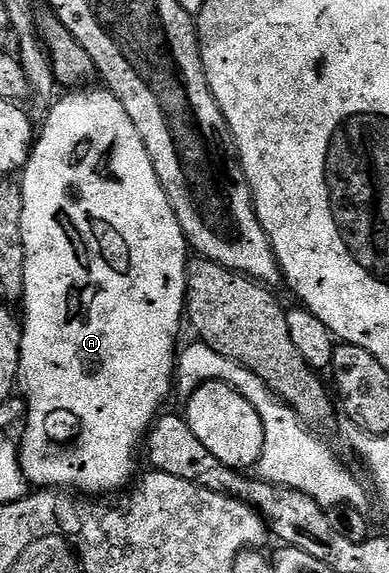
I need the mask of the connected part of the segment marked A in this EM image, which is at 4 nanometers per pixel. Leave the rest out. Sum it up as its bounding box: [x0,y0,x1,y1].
[17,88,189,496]

